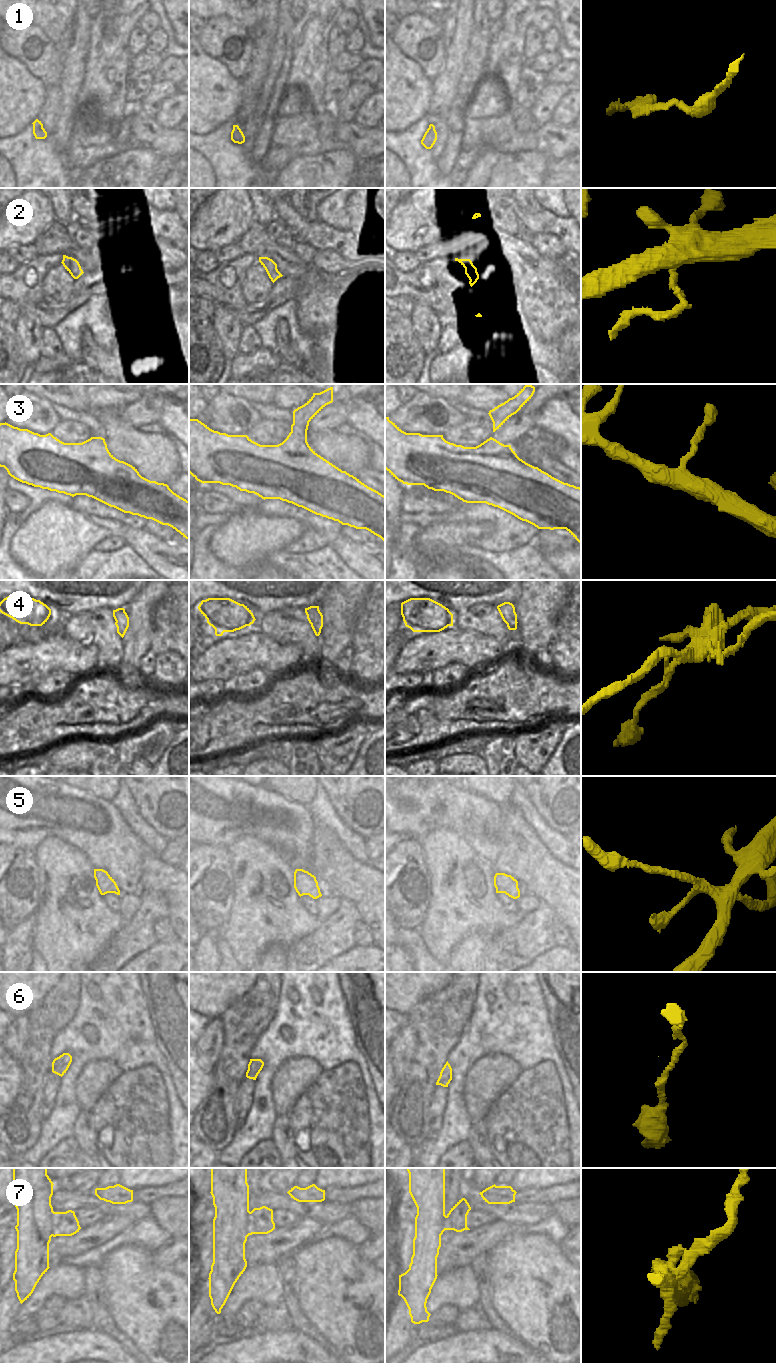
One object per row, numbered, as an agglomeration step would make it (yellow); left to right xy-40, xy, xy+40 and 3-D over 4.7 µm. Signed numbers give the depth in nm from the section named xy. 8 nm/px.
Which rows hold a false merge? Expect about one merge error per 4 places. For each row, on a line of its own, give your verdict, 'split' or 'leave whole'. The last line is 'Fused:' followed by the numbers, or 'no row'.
1: leave whole
2: split
3: leave whole
4: split
5: leave whole
6: leave whole
7: split
Fused: 2, 4, 7

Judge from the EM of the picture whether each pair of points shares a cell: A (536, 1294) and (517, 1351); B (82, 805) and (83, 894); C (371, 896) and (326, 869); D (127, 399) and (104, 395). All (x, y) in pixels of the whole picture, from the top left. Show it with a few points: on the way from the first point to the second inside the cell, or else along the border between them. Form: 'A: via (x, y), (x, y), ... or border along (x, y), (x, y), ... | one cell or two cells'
A: border along (512, 1335), (515, 1335), (537, 1352) | two cells
B: border along (63, 840), (75, 846), (94, 868) | two cells
C: via (360, 885), (340, 869), (337, 869) | one cell
D: via (121, 398), (110, 397) | one cell

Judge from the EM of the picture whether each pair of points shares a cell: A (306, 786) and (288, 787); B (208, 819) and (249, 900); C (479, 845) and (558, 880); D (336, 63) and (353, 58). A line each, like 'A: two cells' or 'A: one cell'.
A: one cell
B: two cells
C: one cell
D: one cell

